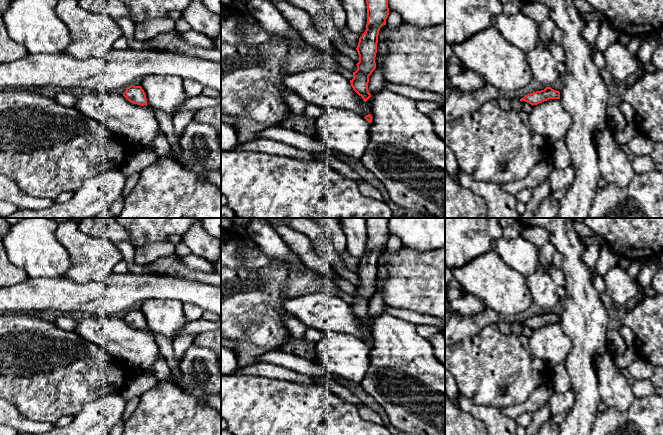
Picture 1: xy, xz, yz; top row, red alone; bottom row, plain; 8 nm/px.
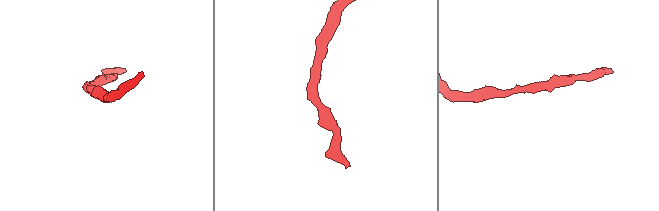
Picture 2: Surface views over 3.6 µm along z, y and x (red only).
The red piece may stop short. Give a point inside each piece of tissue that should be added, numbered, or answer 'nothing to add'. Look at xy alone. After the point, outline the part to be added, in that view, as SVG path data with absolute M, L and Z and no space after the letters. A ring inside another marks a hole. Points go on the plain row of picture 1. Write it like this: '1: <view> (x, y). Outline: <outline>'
nothing to add

